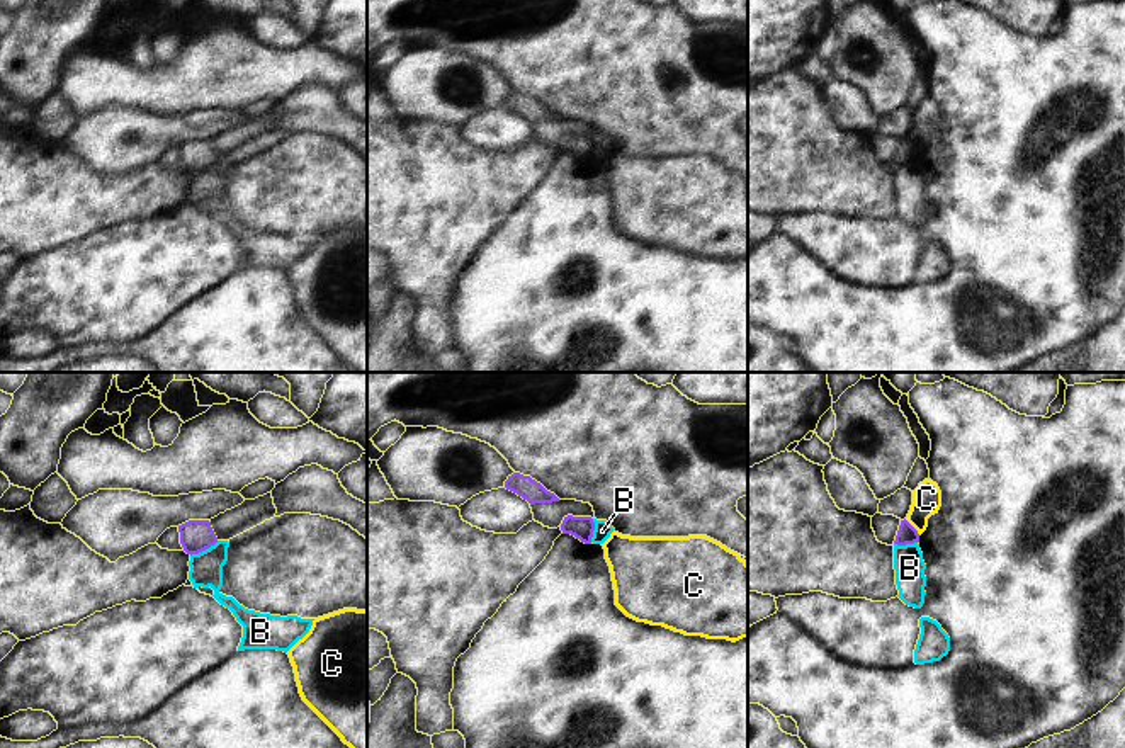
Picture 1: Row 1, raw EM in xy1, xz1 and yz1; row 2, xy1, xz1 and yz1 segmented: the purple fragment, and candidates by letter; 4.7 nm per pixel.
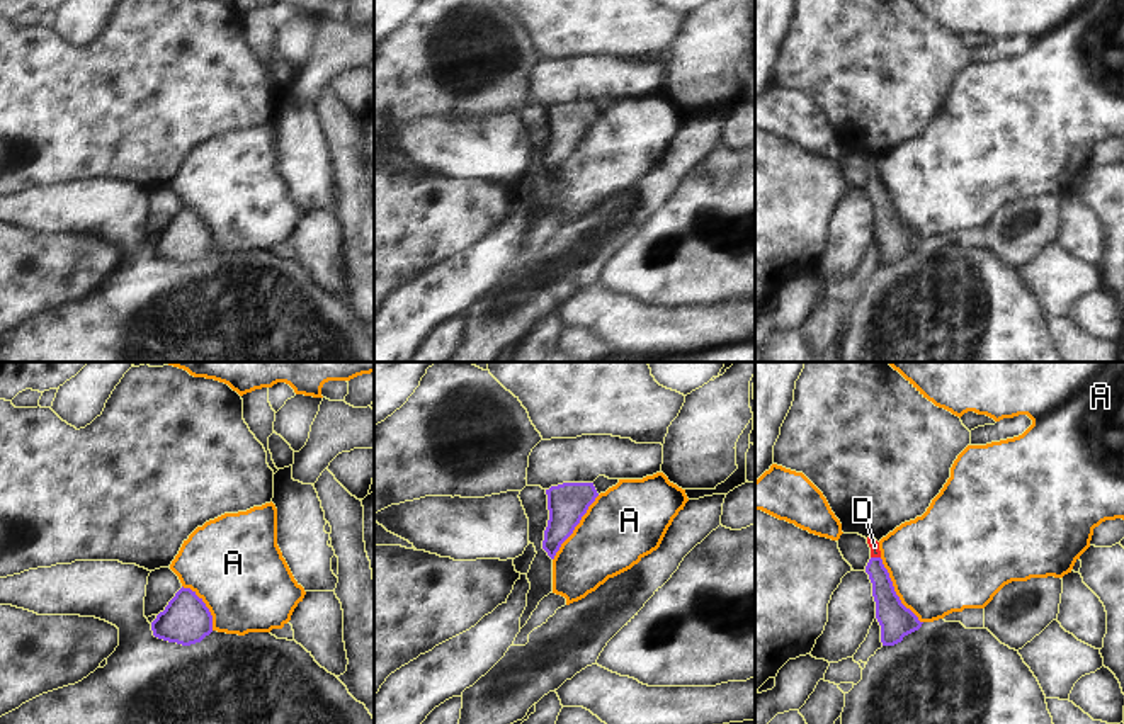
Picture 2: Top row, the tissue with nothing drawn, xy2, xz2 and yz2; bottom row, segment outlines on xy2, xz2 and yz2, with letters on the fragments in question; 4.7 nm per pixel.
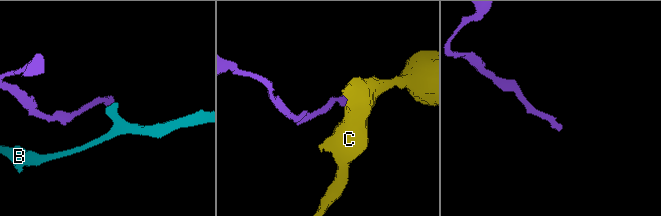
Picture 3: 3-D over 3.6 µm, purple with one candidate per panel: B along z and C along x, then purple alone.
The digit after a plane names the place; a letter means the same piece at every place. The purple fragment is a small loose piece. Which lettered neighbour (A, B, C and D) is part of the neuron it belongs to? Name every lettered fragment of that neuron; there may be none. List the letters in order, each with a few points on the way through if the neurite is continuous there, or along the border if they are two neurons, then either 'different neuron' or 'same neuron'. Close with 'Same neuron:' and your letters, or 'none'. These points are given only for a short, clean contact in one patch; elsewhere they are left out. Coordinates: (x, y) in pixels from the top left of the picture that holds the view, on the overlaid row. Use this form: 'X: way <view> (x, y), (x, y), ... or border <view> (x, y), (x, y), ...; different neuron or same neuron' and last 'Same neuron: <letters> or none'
A: different neuron
B: border xy1 (218, 541), (191, 556); different neuron
C: border yz1 (904, 519), (920, 534); different neuron
D: way yz2 (890, 609), (876, 571), (876, 558), (874, 546); same neuron
Same neuron: D

